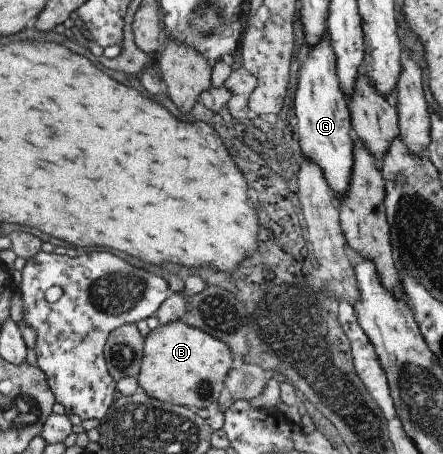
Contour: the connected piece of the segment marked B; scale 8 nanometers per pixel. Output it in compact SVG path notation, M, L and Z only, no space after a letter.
M181 321L159 325L143 338L137 384L148 398L188 408L211 409L217 403L228 370L236 363L228 346Z

